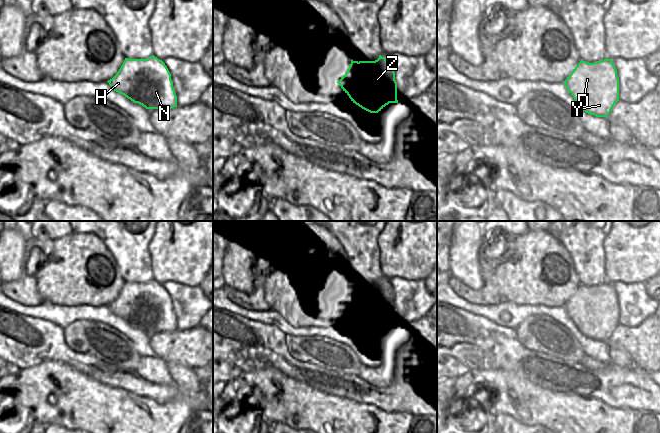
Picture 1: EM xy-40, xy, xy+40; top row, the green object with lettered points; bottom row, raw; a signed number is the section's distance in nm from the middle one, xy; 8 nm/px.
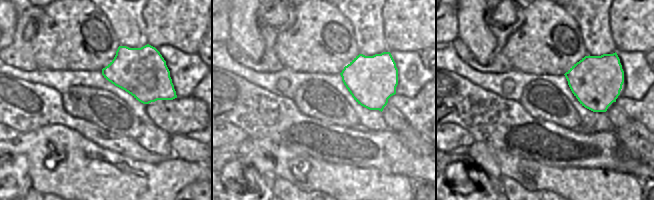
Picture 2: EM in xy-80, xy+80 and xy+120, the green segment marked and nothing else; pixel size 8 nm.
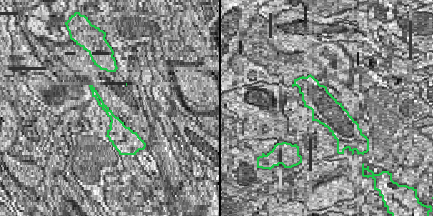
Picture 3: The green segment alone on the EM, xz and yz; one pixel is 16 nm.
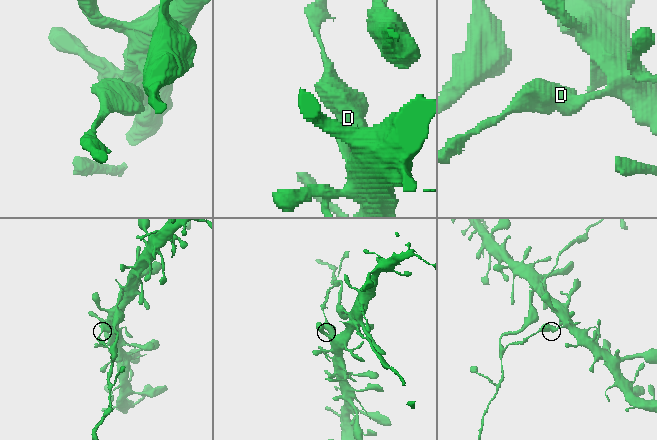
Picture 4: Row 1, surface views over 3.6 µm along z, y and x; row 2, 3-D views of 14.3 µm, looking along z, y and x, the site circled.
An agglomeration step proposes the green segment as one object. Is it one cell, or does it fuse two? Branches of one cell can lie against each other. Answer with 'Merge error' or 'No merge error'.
Merge error

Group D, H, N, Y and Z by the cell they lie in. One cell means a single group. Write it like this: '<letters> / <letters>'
D Y Z / H N

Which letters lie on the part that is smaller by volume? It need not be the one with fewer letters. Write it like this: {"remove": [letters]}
{"remove": ["H", "N"]}

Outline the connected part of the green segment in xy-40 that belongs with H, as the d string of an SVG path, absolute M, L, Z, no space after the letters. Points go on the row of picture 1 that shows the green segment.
M154 55L146 59L125 58L117 74L107 82L114 91L146 109L177 107L171 74Z

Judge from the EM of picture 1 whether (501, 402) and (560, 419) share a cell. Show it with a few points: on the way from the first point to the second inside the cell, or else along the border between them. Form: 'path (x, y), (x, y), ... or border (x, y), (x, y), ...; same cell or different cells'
path (516, 407), (545, 408); same cell

